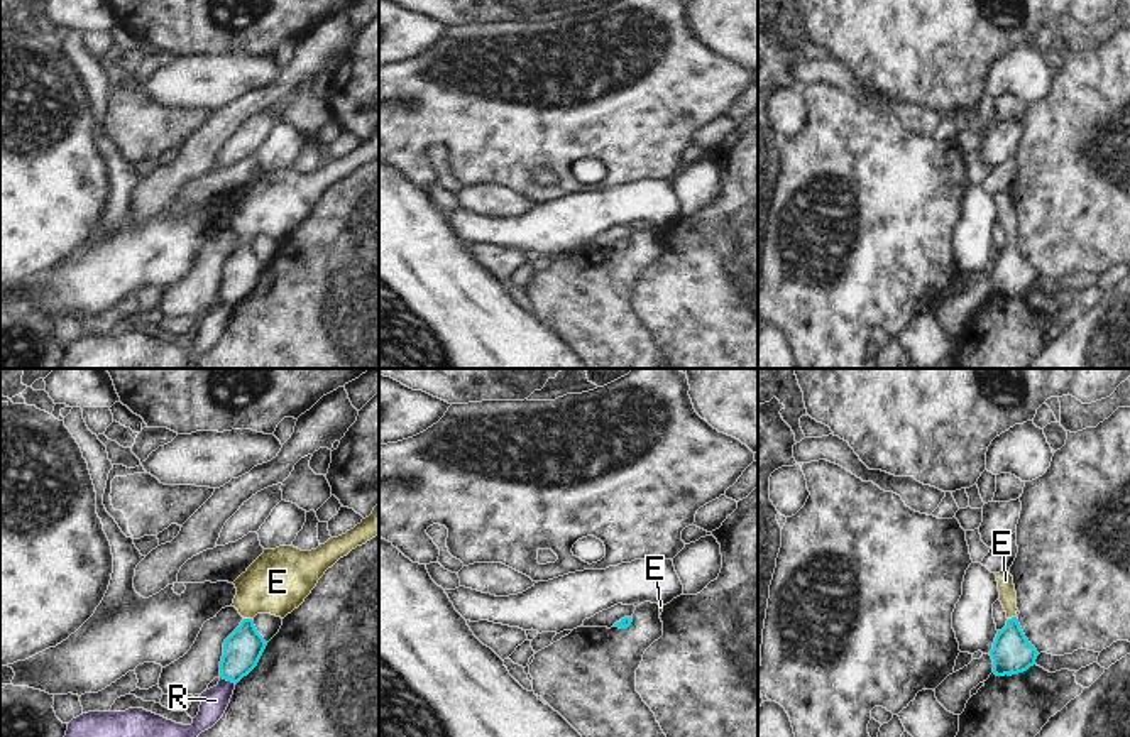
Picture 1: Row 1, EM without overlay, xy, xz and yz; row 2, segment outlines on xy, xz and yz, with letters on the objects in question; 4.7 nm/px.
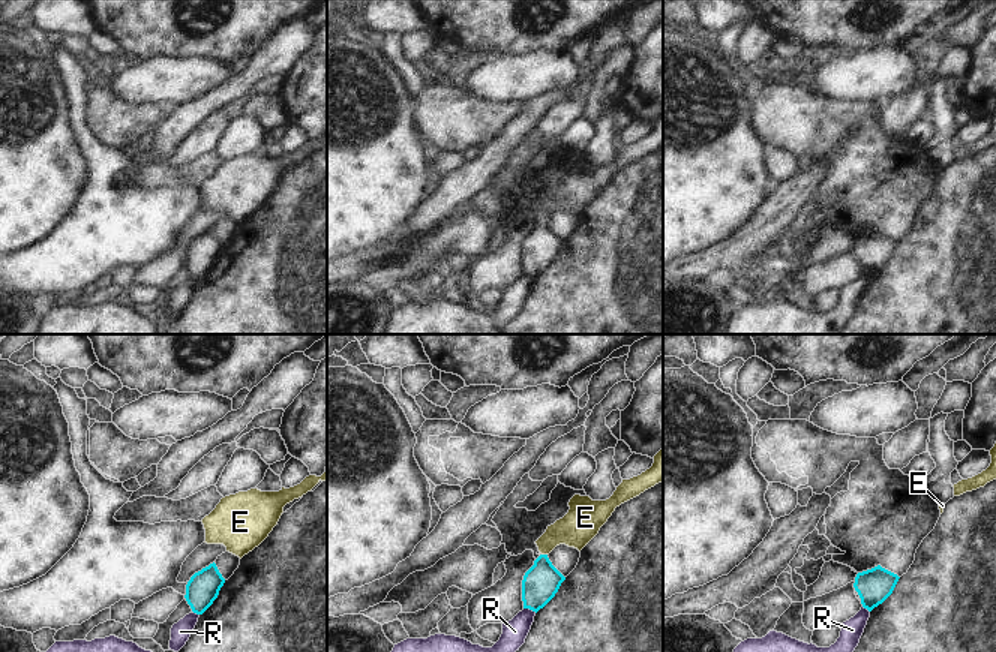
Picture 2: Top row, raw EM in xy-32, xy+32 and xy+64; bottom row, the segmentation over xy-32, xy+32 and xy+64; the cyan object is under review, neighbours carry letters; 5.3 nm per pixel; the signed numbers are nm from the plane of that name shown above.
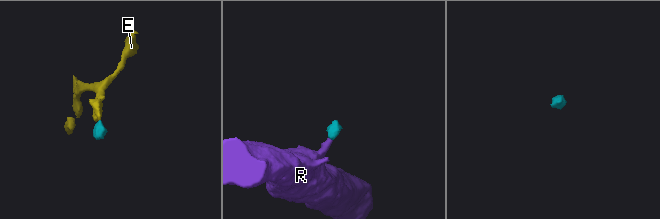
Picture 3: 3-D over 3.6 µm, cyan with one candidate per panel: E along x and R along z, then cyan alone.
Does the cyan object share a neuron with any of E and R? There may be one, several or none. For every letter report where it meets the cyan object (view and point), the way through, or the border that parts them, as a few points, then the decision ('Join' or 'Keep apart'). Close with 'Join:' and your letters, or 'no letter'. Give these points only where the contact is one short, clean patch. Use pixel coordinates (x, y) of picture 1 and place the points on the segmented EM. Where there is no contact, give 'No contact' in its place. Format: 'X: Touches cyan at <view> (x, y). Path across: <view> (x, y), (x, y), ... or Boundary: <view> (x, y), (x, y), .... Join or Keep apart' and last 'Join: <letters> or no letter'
E: Touches cyan at xy (247, 619). Path across: xy (242, 649), (247, 619), (278, 582). Join
R: Touches cyan at xy (229, 680). Boundary: xy (220, 676), (235, 683). Keep apart
Join: E

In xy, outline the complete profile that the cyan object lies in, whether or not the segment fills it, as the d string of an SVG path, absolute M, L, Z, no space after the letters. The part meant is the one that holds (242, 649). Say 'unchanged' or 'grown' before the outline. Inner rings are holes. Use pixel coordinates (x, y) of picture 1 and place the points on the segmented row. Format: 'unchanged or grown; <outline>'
grown; M379 504L354 529L330 538L316 549L301 551L294 546L264 549L233 581L237 595L232 607L244 620L223 642L220 678L237 685L257 666L267 646L252 620L257 614L284 619L304 602L328 568L376 536L379 536Z

